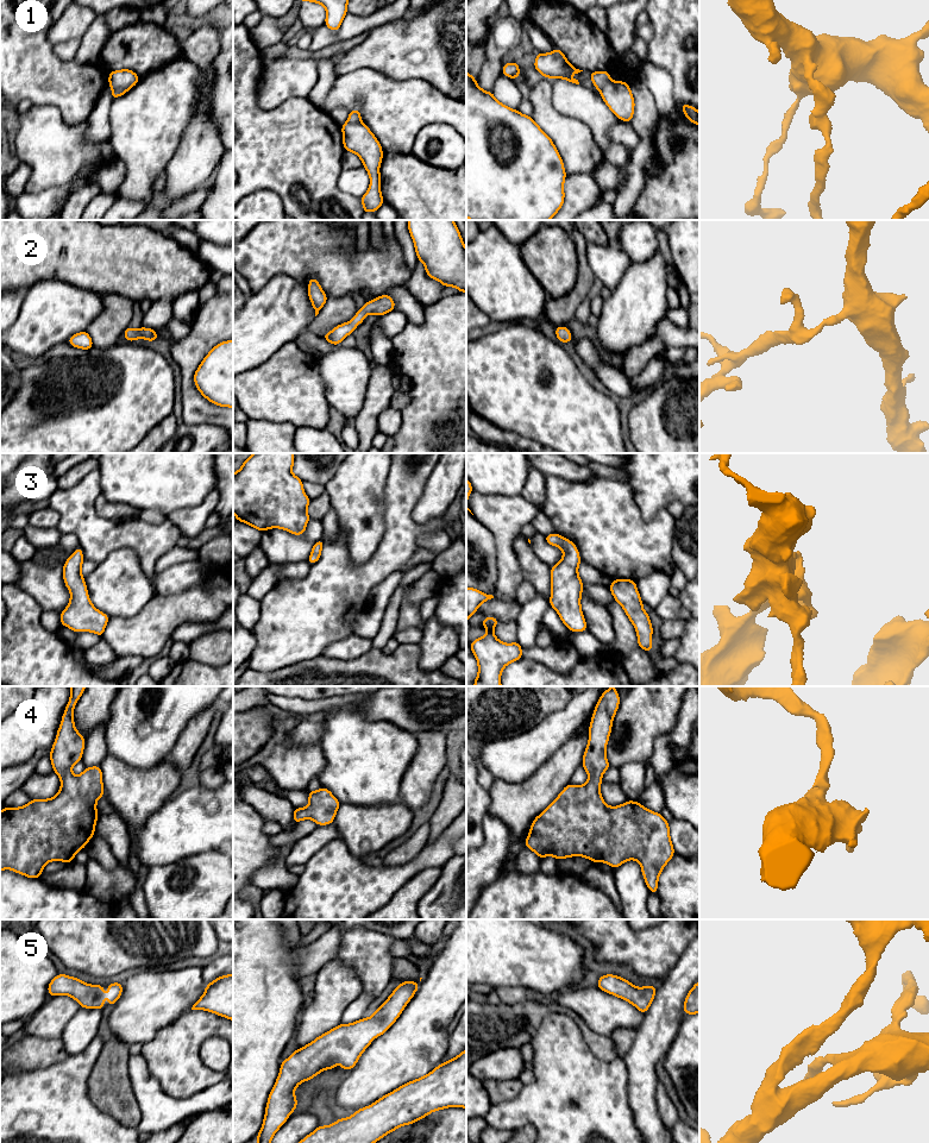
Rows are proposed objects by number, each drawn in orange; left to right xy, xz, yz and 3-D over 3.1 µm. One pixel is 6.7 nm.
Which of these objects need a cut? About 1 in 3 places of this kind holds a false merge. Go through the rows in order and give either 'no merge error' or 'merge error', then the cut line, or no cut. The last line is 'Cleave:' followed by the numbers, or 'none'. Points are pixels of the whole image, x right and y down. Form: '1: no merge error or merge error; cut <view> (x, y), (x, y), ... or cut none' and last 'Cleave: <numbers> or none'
1: merge error; cut xy (112, 87), (126, 90)
2: no merge error; cut none
3: no merge error; cut none
4: no merge error; cut none
5: no merge error; cut none
Cleave: 1

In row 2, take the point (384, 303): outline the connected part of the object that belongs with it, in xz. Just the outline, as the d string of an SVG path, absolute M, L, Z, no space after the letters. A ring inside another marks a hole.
M381 295L375 300L366 301L365 306L360 308L352 320L340 324L321 338L326 339L332 345L339 345L345 337L352 334L356 327L362 324L366 315L375 314L382 316L395 309L395 301L388 295Z

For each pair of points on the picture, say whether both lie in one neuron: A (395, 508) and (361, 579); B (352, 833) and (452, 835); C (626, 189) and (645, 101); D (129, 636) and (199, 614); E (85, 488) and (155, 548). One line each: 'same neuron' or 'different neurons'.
A: same neuron
B: different neurons
C: same neuron
D: same neuron
E: same neuron

